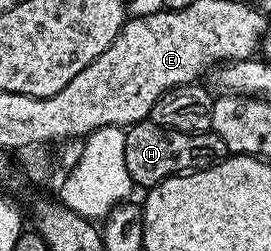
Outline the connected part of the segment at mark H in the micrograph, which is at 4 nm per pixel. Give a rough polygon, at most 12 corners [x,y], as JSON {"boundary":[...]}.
{"boundary":[[146,120],[126,134],[128,178],[159,185],[229,156],[214,131]]}

